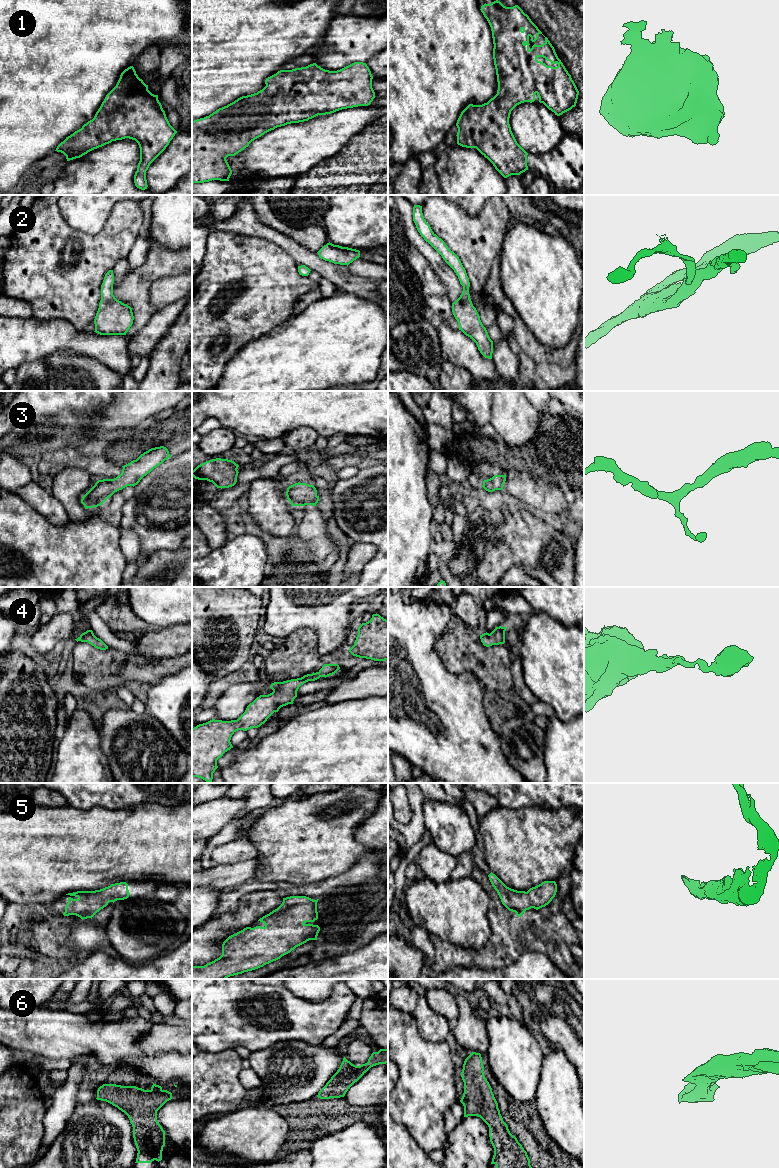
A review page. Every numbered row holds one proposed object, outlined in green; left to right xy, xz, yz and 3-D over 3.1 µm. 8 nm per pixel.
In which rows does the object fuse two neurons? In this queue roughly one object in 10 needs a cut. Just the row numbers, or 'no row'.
no row

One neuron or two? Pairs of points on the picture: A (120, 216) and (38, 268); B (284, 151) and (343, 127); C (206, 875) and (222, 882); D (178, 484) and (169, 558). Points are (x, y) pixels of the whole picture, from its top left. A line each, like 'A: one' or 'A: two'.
A: one
B: one
C: one
D: two

